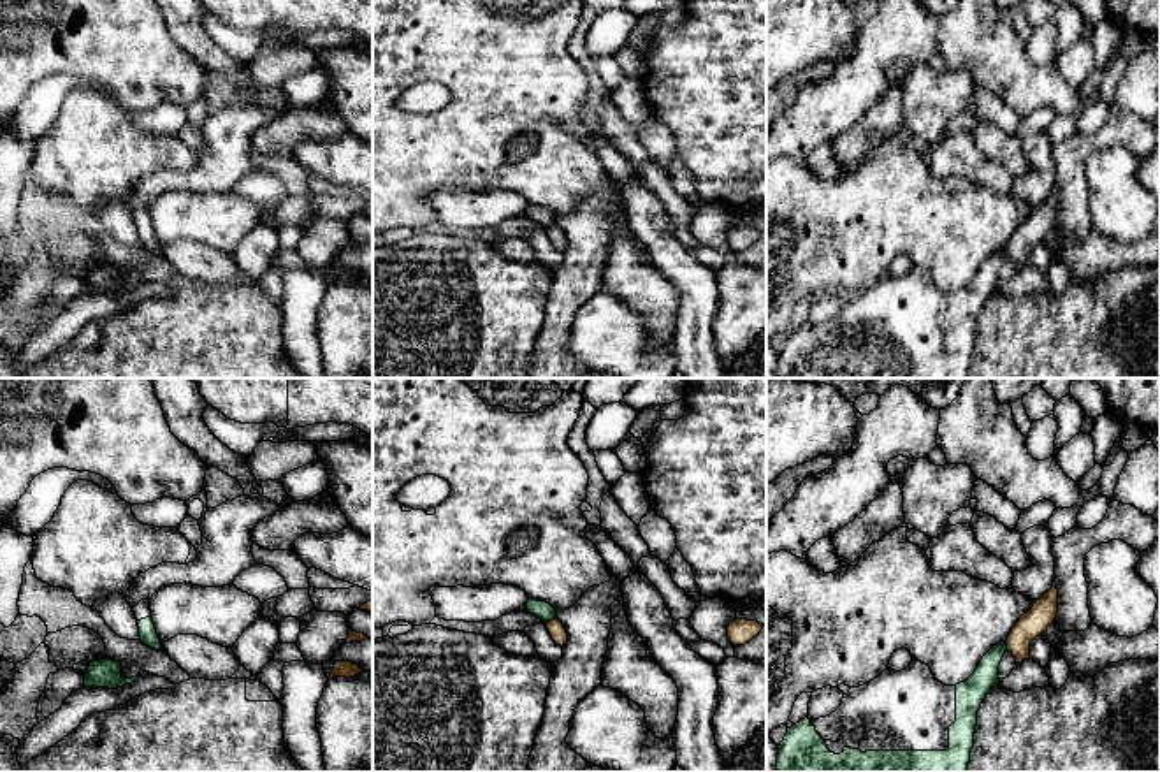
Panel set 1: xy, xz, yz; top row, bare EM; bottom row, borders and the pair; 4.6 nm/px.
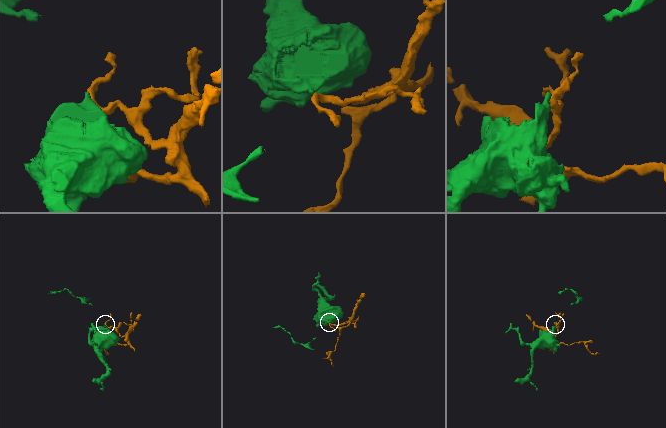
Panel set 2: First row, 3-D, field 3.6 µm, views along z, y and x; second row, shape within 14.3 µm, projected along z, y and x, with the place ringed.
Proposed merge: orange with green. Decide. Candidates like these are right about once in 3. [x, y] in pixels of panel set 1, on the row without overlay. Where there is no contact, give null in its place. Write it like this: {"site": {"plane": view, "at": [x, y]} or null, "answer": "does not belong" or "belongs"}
{"site": {"plane": "xz", "at": [552, 225]}, "answer": "does not belong"}

